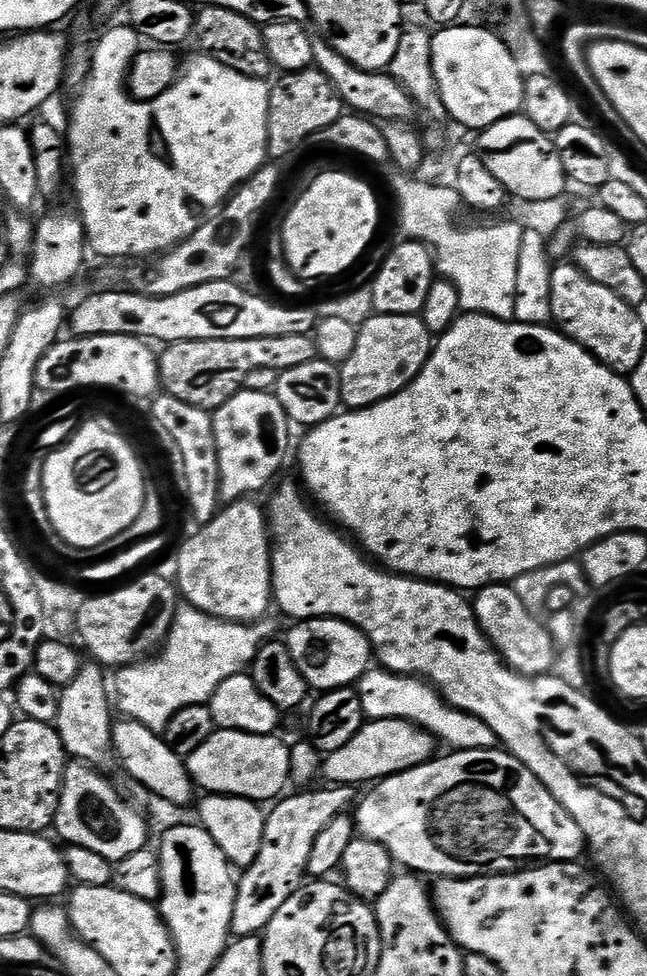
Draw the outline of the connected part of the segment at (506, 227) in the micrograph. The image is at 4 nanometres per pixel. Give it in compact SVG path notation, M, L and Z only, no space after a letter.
M400 178L396 184L396 200L400 203L403 235L431 248L437 273L458 290L461 309L468 314L511 321L518 290L518 252L522 250L524 228L516 224L476 224L473 228L463 228L452 217L462 209L459 192L413 178Z

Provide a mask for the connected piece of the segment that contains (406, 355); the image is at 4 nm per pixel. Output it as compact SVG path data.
M372 314L365 324L358 327L358 346L354 346L354 354L346 358L340 370L340 402L345 409L355 410L369 408L394 394L398 394L426 366L434 347L434 333L428 329L423 315L407 316L406 314Z

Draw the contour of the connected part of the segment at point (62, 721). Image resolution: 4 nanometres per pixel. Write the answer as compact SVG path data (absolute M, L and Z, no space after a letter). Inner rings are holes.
M95 662L81 663L74 682L59 689L57 716L54 721L56 732L62 738L65 753L73 761L89 765L97 770L116 768L116 749L112 747L114 704L110 699L110 680L104 677L105 669Z

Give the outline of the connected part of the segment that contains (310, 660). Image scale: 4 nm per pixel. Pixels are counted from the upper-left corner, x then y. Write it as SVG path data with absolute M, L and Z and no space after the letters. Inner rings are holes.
M302 620L291 625L293 628L286 635L286 643L298 670L302 670L302 678L306 678L309 689L317 693L332 692L336 688L351 688L363 678L373 667L374 649L368 636L360 628L348 624L344 620Z

